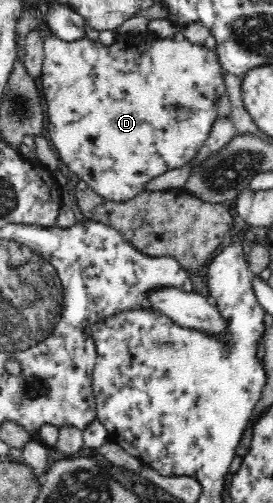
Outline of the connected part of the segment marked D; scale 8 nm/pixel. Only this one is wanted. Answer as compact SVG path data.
M47 31L43 44L42 77L39 79L39 85L45 103L47 103L46 136L67 169L73 171L80 181L84 181L99 197L115 203L127 203L129 199L143 193L147 183L153 181L155 177L167 173L171 169L177 169L177 167L190 166L203 142L209 137L213 122L217 119L215 100L220 98L221 94L225 94L225 86L222 82L223 71L219 65L216 51L214 51L215 46L197 47L180 36L163 39L149 32L137 36L121 35L121 37L117 37L117 41L107 46L100 40L91 40L88 37L69 43Z

